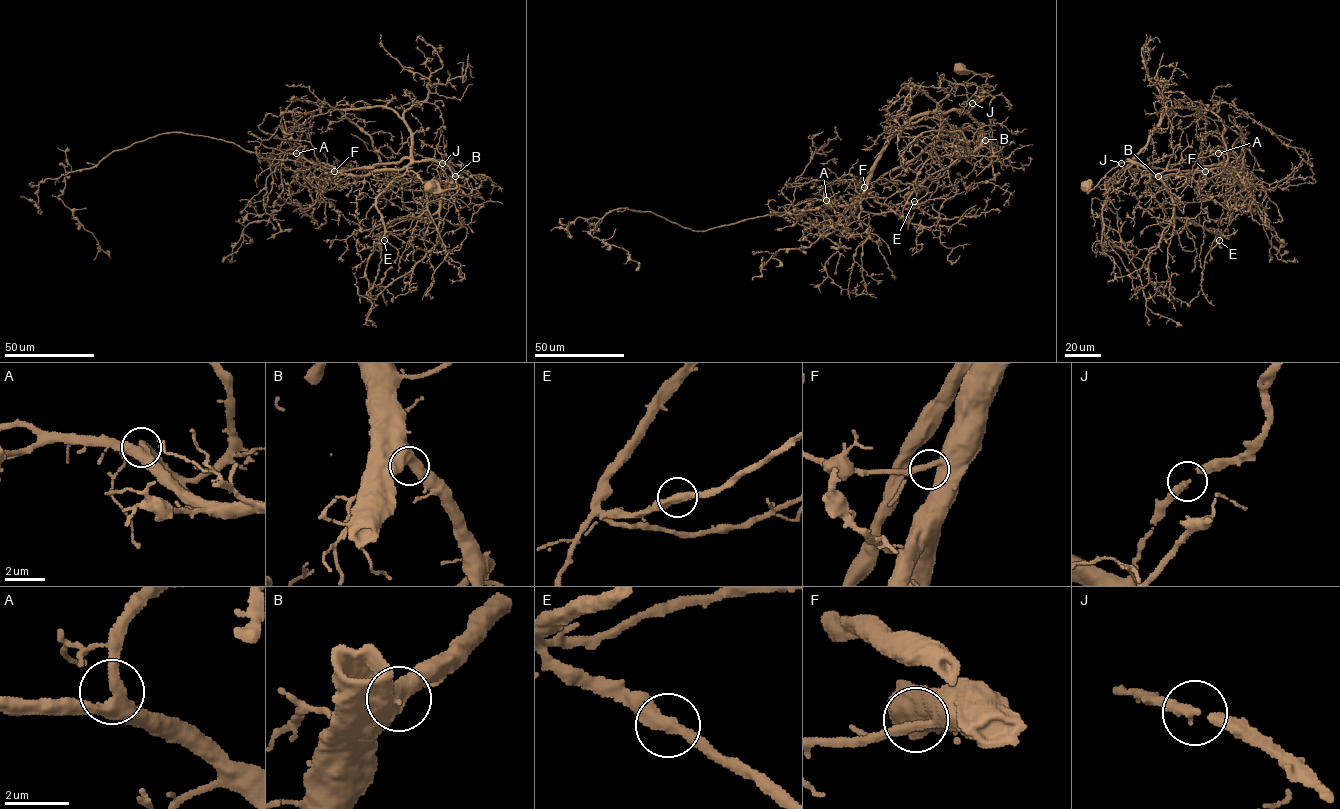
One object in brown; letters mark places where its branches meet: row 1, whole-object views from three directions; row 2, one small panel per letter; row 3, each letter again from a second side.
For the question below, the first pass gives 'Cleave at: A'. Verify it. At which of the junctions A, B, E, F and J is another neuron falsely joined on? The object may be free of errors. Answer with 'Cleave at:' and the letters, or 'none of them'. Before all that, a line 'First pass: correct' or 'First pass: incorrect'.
First pass: incorrect
Cleave at: none of them

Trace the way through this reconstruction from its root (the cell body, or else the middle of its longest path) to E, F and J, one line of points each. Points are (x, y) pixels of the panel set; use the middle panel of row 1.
E: (959, 69), (986, 77), (987, 86), (968, 112), (980, 129), (981, 144), (931, 174), (906, 202), (914, 201)
F: (959, 69), (986, 77), (988, 85), (980, 97), (967, 111), (932, 112), (911, 118), (880, 154), (864, 187)
J: (959, 69), (986, 77), (987, 86), (972, 103)

